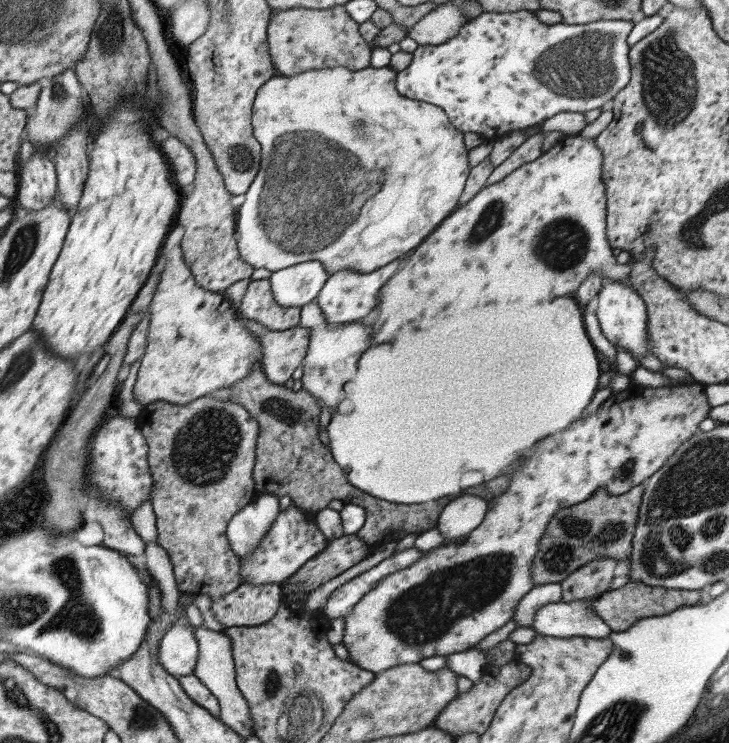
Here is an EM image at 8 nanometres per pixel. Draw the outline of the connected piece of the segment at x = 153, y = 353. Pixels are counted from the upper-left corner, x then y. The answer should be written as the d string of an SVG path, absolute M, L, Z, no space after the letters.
M177 225L168 232L164 242L162 242L160 252L164 254L164 251L170 250L170 256L162 264L164 265L162 276L160 276L160 282L156 286L156 292L154 292L149 308L148 342L141 358L140 368L138 368L136 384L134 384L134 397L144 407L156 400L186 405L192 400L210 394L210 392L230 388L238 380L246 378L250 374L250 370L254 368L254 364L263 366L260 339L236 317L236 311L230 304L230 300L226 300L222 293L215 293L202 288L196 282L190 267L186 265L183 259L181 244L174 244L174 240L170 240L172 244L166 244L169 234L173 234L174 230L178 230Z

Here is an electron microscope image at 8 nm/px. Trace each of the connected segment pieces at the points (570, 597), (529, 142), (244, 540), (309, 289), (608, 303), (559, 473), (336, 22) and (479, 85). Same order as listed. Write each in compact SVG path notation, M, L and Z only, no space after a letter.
M598 558L569 574L561 582L562 601L592 603L604 592L610 591L616 563L614 558Z
M541 130L529 136L502 164L498 165L492 171L490 178L488 178L487 185L501 182L519 166L536 160L543 153L541 150L542 142L544 142L544 136Z
M260 493L228 522L227 538L234 554L240 560L257 548L265 532L278 517L278 500L272 493Z
M311 260L273 272L269 281L276 302L301 307L317 298L328 277L320 261Z
M604 281L602 289L598 293L597 318L602 327L602 333L618 346L629 351L639 366L658 372L662 370L664 363L660 362L654 354L650 354L650 342L648 342L647 306L644 299L630 285L630 282Z
M698 382L658 388L645 387L639 383L632 383L627 389L621 390L620 392L612 392L610 397L596 411L596 414L590 414L590 416L586 416L586 418L578 418L578 420L574 420L564 432L556 434L556 438L552 440L550 446L546 444L544 448L540 448L542 454L536 454L536 460L534 460L534 466L532 466L532 468L528 466L528 468L522 468L520 472L514 472L514 474L512 474L512 486L509 486L508 490L496 500L496 504L490 504L484 520L480 523L478 528L470 532L470 535L468 535L464 542L455 544L453 541L448 541L437 548L432 548L432 550L423 554L417 562L414 562L414 565L410 565L410 567L398 570L382 578L382 580L378 581L378 585L374 589L370 590L355 604L351 613L345 618L344 638L342 638L342 644L346 647L350 659L352 659L352 663L364 670L374 672L376 675L399 665L410 663L419 664L422 660L431 658L431 656L448 656L449 654L477 648L482 638L486 638L488 634L492 634L495 630L498 630L498 628L502 628L507 622L512 621L520 599L536 586L534 579L532 579L532 560L534 560L534 557L536 557L538 553L540 539L544 537L544 531L546 531L549 526L550 518L552 518L558 510L562 510L562 508L566 506L584 502L586 498L592 496L592 494L597 491L601 493L605 491L608 495L612 494L612 496L626 494L626 492L634 488L634 486L643 484L647 478L650 478L652 474L660 470L662 466L664 466L664 463L678 450L678 447L700 430L700 422L709 416L712 406L710 406L710 402L708 402L705 387L705 384Z
M345 5L329 9L294 7L275 11L268 30L269 54L277 74L295 76L308 70L343 67L351 71L370 67L373 47L360 34L359 24L345 9Z
M529 10L482 12L470 19L454 38L440 45L418 46L412 63L397 75L398 93L428 102L445 111L449 122L463 133L500 136L512 130L542 125L560 112L587 113L612 100L631 80L627 38L635 22L602 21L548 25Z

